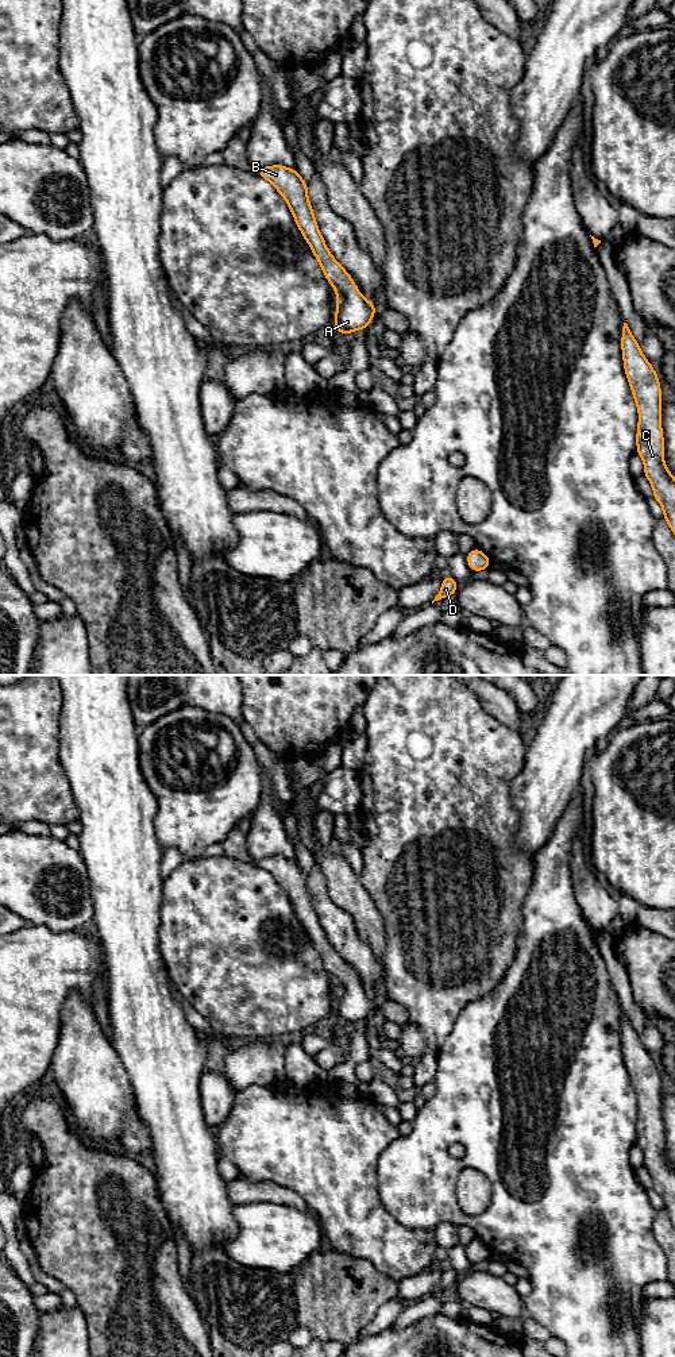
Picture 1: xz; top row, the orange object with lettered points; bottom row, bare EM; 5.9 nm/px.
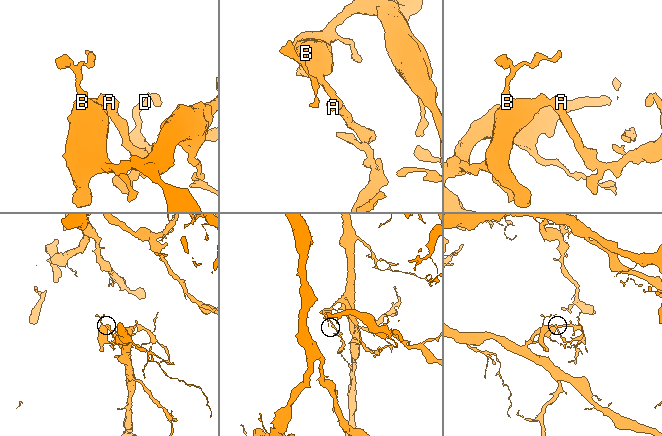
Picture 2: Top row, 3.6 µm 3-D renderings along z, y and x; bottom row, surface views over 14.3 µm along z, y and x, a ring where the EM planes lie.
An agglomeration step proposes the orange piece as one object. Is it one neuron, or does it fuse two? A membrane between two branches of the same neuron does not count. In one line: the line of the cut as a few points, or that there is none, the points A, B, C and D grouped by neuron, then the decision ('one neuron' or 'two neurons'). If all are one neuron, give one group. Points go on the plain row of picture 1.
cut none; groups A B C D; one neuron

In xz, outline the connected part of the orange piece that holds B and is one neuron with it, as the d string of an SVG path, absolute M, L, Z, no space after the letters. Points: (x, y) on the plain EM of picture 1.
M284 856L259 859L255 864L266 870L285 890L298 921L320 955L324 968L332 976L338 987L335 1021L340 1026L350 1026L369 1019L377 996L356 980L354 969L328 941L308 890L308 874L301 870L296 859L289 860Z

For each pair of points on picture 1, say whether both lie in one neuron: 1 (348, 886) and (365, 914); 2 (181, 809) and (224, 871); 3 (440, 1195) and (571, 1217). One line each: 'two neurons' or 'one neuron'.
1: one neuron
2: two neurons
3: one neuron

